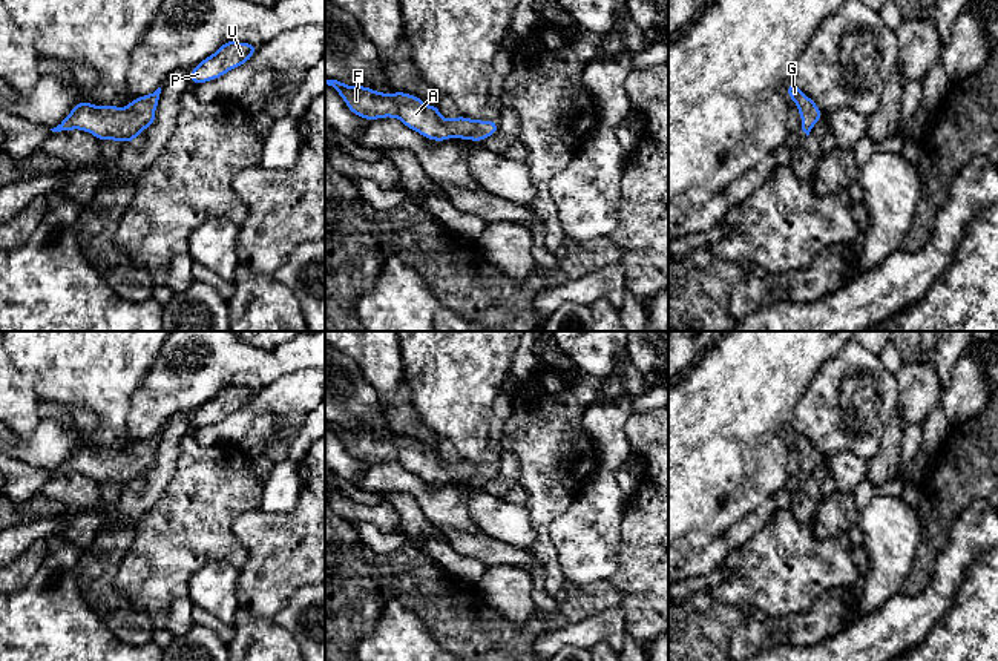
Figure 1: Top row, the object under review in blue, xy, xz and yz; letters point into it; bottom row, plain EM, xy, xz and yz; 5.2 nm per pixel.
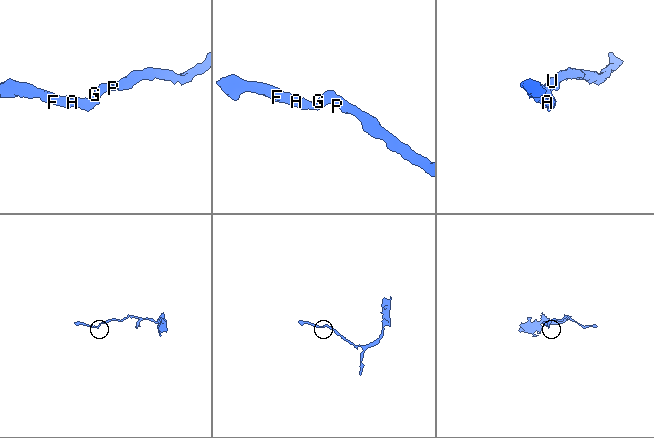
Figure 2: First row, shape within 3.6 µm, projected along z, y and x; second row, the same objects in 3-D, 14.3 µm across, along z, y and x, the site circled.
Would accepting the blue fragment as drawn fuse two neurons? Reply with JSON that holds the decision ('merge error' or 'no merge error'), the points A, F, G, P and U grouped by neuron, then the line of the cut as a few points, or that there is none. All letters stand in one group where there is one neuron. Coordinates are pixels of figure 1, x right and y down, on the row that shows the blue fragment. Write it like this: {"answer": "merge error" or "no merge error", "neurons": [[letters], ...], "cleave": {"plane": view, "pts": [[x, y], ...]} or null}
{"answer": "no merge error", "neurons": [["A", "F", "G", "P", "U"]], "cleave": null}

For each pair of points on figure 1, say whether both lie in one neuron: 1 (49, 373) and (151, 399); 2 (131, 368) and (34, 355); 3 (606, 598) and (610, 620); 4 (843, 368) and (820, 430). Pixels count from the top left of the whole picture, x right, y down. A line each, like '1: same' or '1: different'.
1: different
2: same
3: different
4: same

